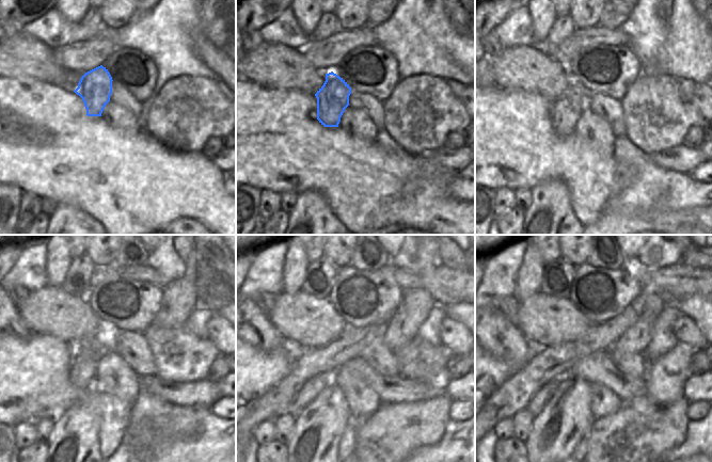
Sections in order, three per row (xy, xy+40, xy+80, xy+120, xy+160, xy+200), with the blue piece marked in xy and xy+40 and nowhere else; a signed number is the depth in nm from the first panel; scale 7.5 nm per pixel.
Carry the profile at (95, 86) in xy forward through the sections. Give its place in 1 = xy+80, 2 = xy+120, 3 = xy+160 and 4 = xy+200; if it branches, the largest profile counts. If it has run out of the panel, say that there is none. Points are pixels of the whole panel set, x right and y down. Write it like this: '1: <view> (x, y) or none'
1: xy+80 (566, 111)
2: xy+120 (83, 368)
3: xy+160 (313, 386)
4: xy+200 (536, 404)

